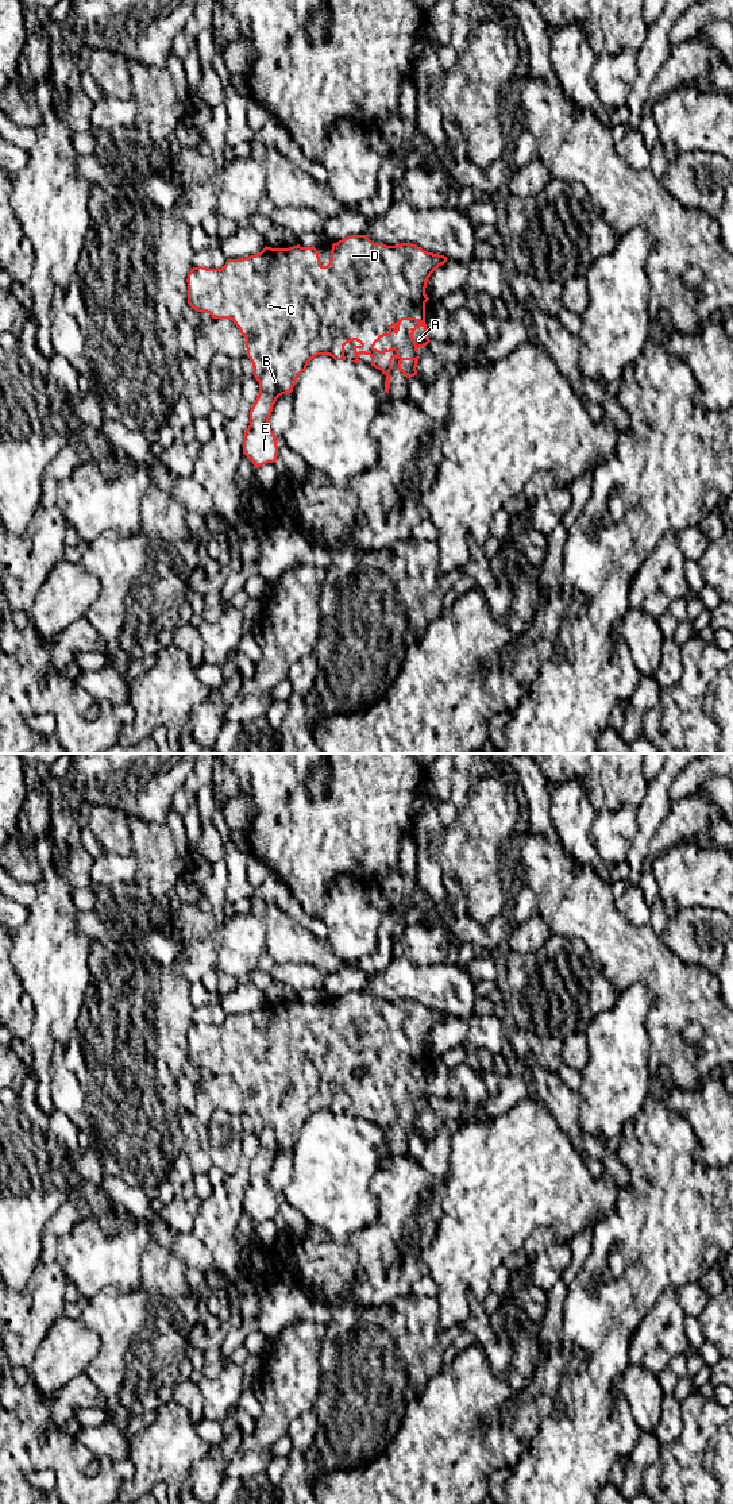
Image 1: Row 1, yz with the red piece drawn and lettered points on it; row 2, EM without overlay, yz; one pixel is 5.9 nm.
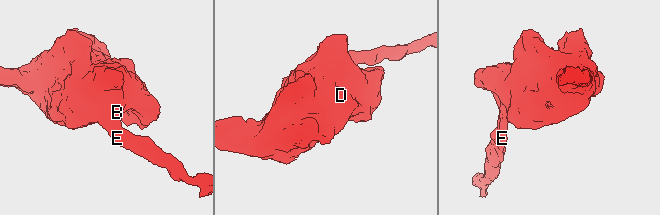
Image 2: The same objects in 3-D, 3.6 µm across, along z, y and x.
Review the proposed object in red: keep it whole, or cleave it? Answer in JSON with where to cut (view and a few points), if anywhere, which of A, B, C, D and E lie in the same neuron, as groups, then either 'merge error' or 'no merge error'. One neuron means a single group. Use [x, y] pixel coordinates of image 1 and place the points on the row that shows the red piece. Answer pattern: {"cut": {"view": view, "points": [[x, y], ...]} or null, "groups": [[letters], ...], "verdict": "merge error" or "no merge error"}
{"cut": null, "groups": [["A", "B", "C", "D", "E"]], "verdict": "no merge error"}

